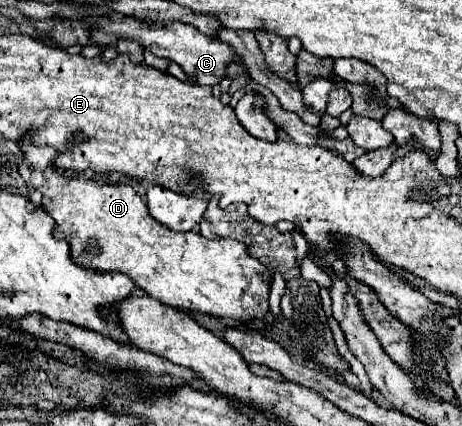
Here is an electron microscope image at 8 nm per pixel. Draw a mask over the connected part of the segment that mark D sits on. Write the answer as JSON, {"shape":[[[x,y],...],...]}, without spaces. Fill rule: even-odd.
{"shape":[[[23,135],[19,173],[29,189],[43,193],[43,209],[55,219],[55,235],[71,245],[71,257],[81,267],[125,273],[159,303],[177,309],[195,309],[243,323],[267,313],[269,271],[251,257],[247,245],[235,239],[205,239],[197,231],[171,231],[151,219],[147,203],[131,185],[113,185],[103,179],[79,179],[55,169],[57,149],[37,145]]]}

